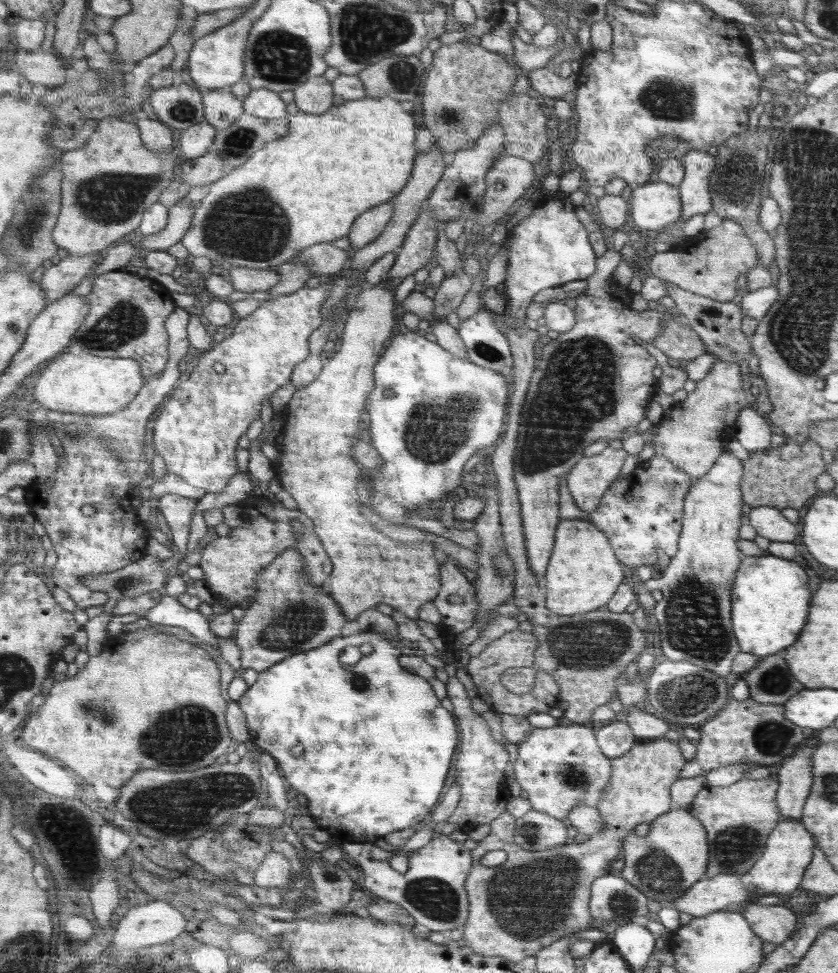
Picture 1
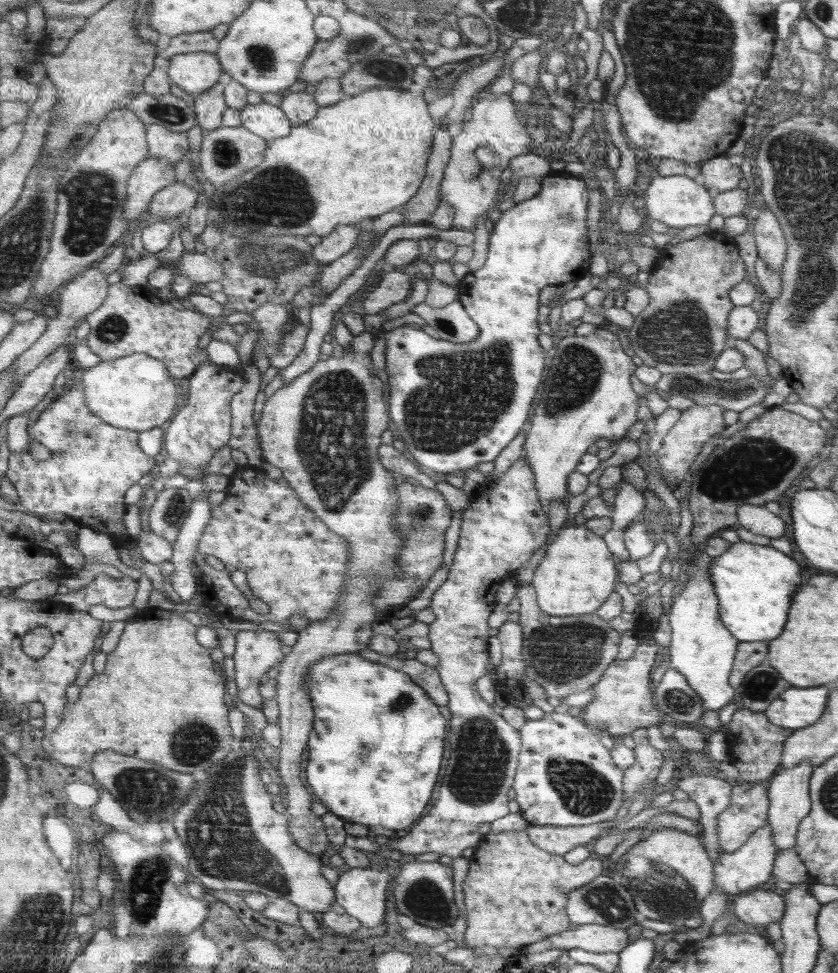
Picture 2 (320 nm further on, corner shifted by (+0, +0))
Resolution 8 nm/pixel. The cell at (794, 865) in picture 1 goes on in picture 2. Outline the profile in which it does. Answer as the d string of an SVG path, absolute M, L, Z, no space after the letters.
M802 761L792 768L779 768L770 778L770 811L767 821L770 824L770 830L772 830L772 842L774 842L778 853L794 850L794 846L797 845L797 832L801 822L812 811L810 782L815 769L810 761Z

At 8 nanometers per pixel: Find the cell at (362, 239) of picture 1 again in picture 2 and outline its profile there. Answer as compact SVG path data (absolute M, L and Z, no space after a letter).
M338 225L332 233L321 237L321 242L313 246L313 256L322 266L340 258L356 244L359 232L355 225Z

